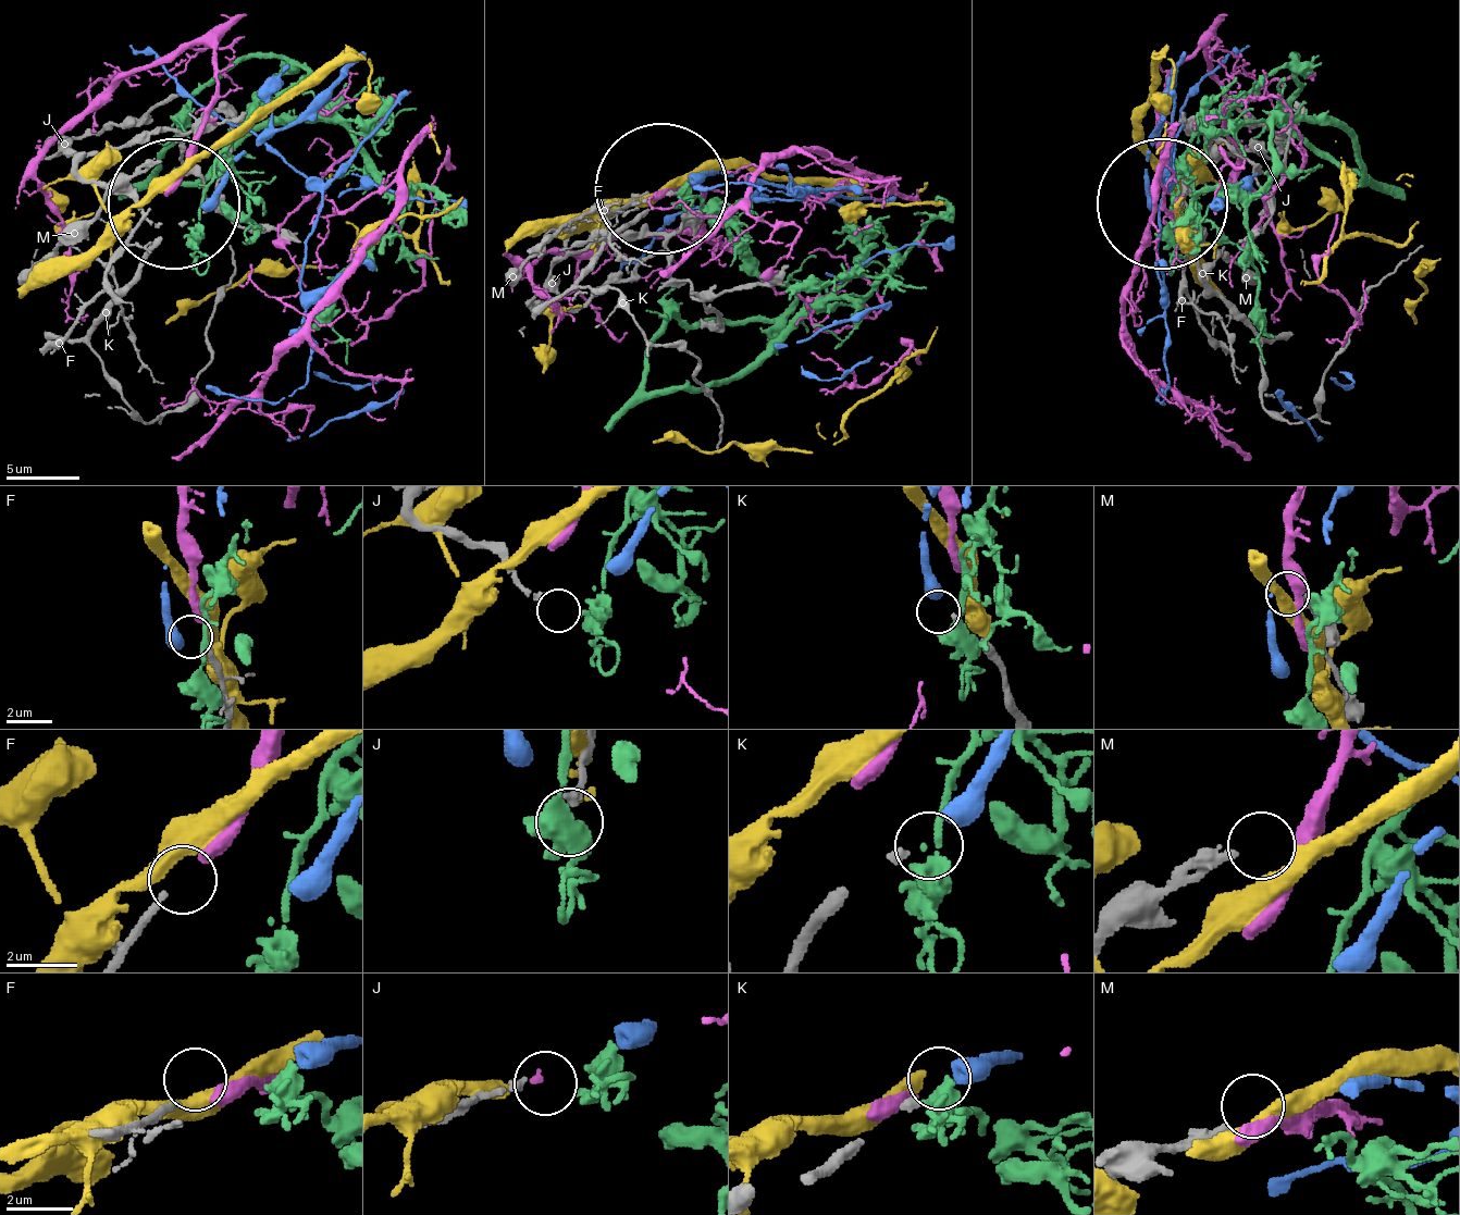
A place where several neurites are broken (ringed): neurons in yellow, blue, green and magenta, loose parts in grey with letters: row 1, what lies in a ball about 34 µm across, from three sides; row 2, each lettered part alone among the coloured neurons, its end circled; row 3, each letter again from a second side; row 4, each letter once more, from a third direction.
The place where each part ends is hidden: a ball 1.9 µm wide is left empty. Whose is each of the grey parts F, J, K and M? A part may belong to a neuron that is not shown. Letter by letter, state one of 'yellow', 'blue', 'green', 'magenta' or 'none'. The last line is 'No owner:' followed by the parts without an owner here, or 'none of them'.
F: magenta
J: none
K: blue
M: none
No owner: J, M

